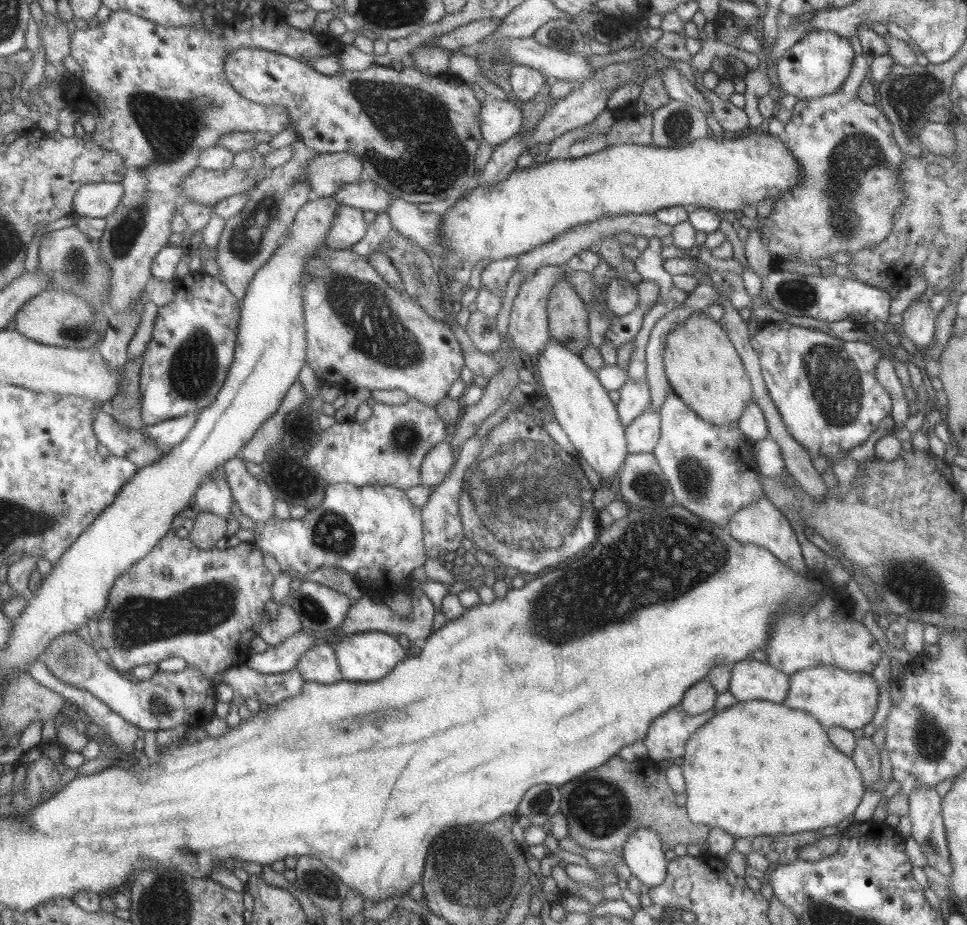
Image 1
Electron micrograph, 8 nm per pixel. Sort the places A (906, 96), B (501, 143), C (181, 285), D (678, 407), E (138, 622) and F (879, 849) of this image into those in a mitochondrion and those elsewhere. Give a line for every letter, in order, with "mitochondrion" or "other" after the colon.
A: mitochondrion
B: other
C: other
D: other
E: mitochondrion
F: other

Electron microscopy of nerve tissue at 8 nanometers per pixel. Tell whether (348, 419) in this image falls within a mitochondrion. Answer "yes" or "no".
no

